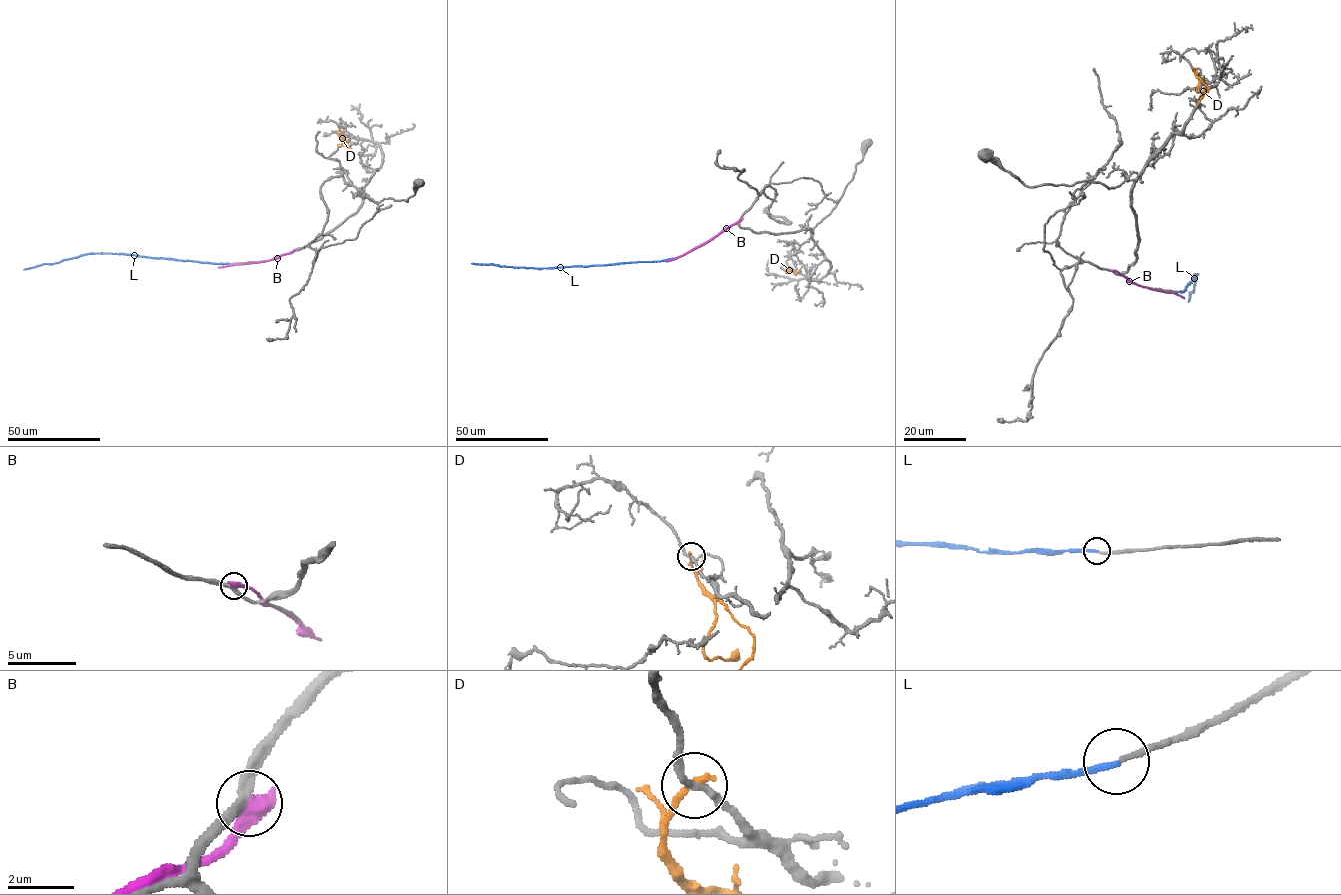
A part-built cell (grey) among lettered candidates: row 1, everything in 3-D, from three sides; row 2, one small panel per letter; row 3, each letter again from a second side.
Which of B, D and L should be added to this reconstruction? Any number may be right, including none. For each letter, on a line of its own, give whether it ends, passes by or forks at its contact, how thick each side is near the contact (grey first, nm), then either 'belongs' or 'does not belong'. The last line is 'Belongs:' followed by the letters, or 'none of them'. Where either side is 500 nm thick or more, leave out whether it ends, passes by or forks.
B: 280/550 nm | does not belong
D: it ends | 200/220 nm | does not belong
L: it ends | 160/180 nm | does not belong
Belongs: none of them

